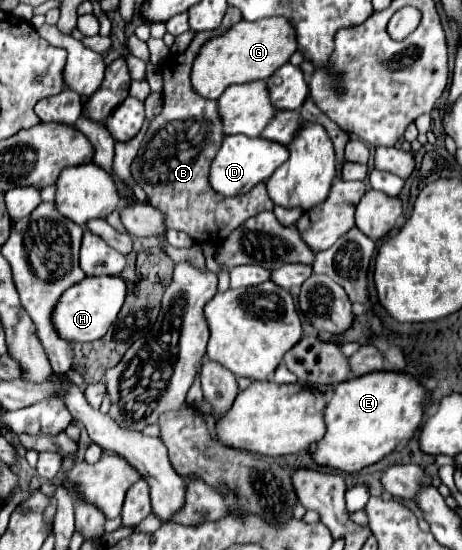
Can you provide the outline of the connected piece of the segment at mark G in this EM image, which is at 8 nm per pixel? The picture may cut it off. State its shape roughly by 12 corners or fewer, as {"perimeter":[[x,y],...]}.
{"perimeter":[[283,17],[239,21],[199,49],[191,87],[269,79],[297,51]]}

